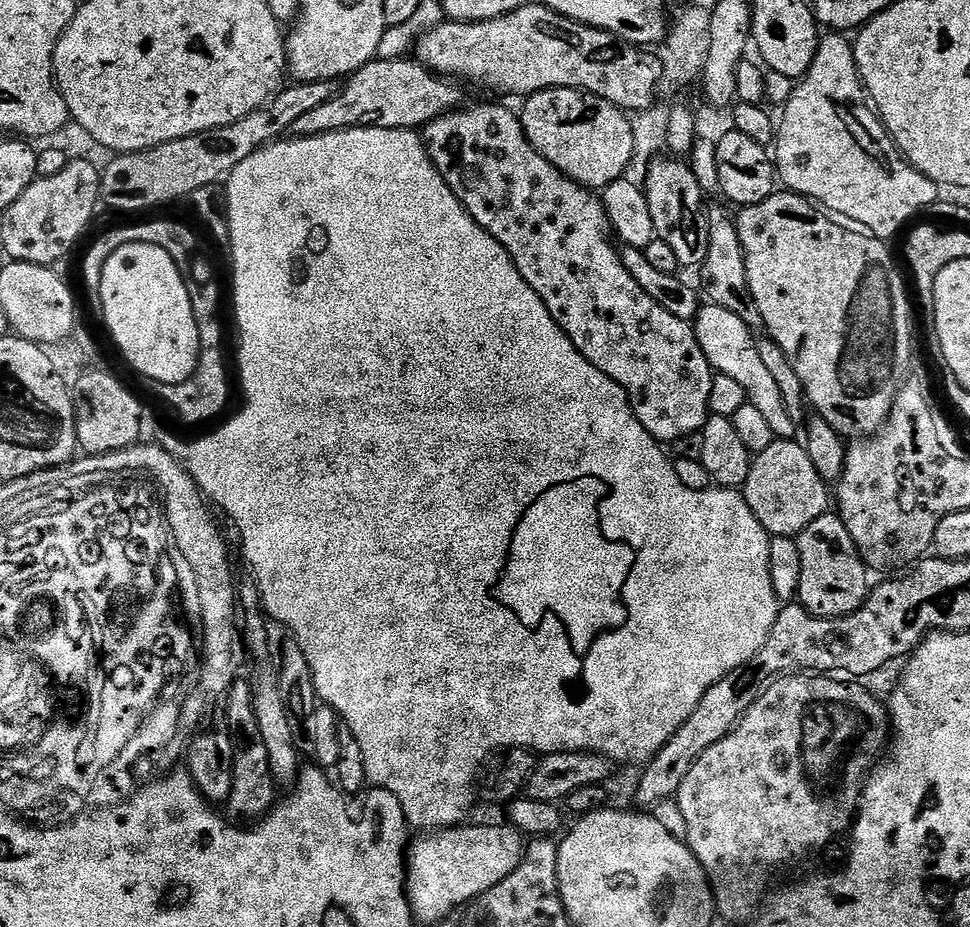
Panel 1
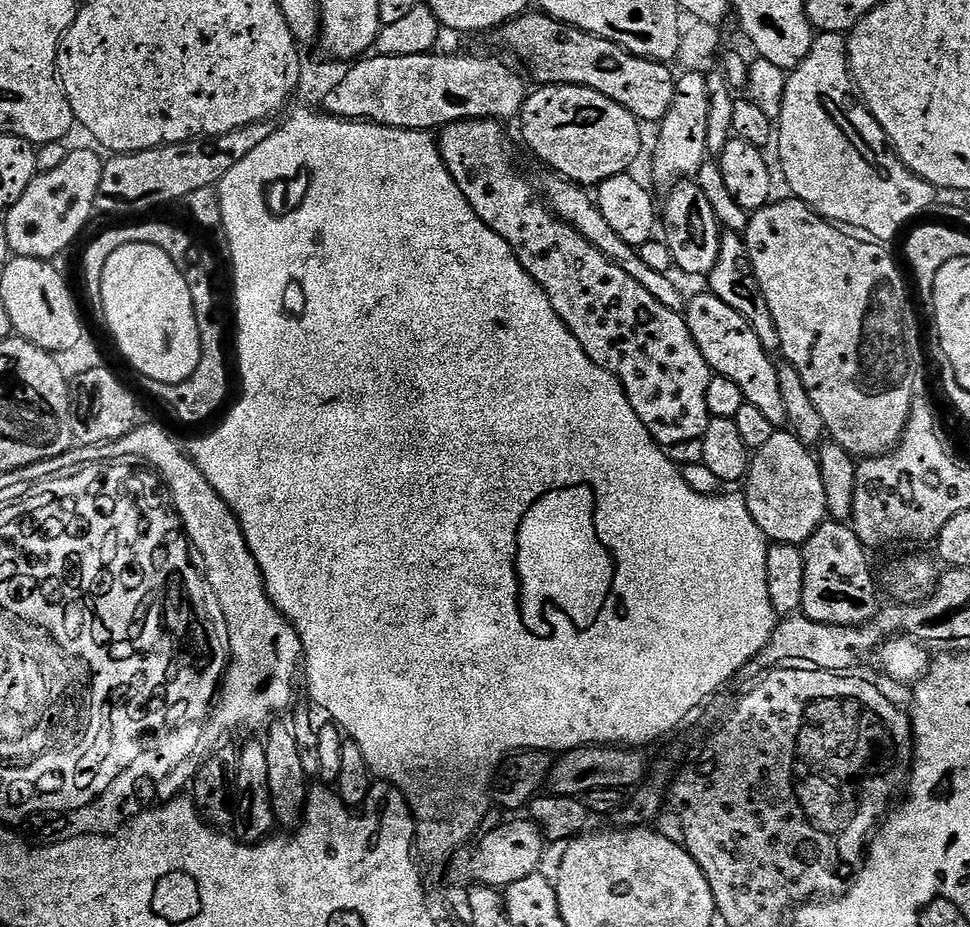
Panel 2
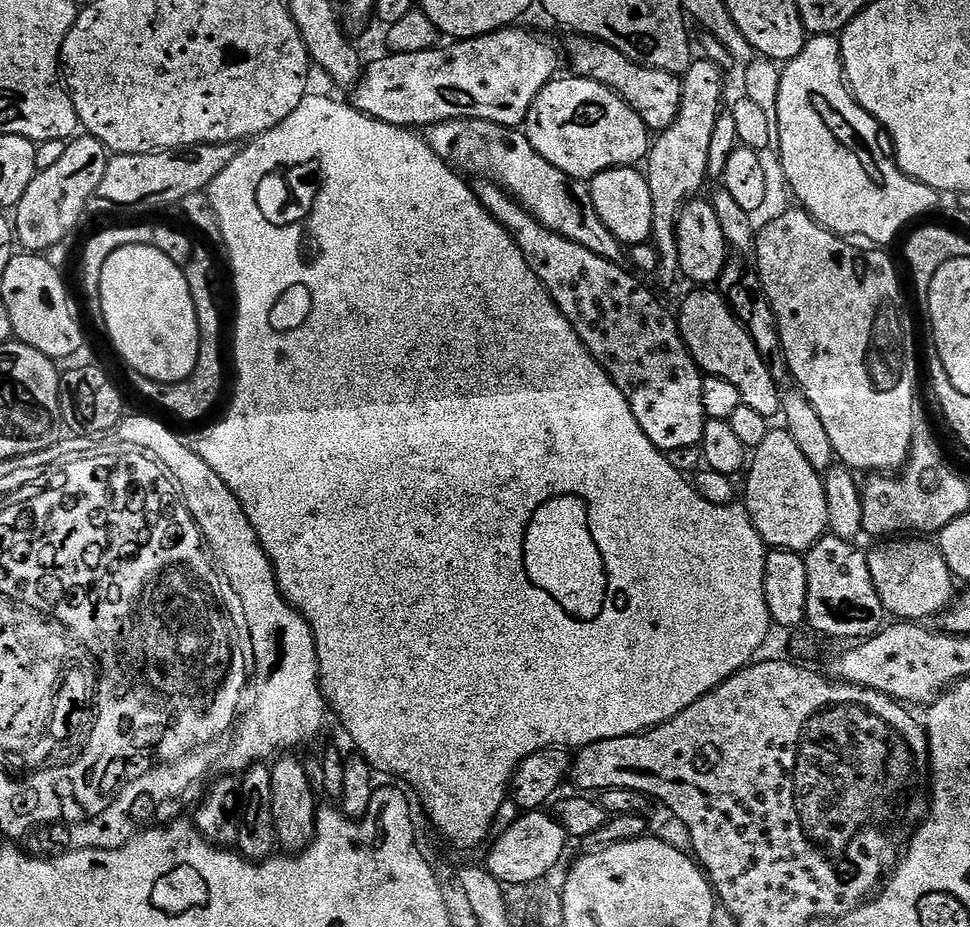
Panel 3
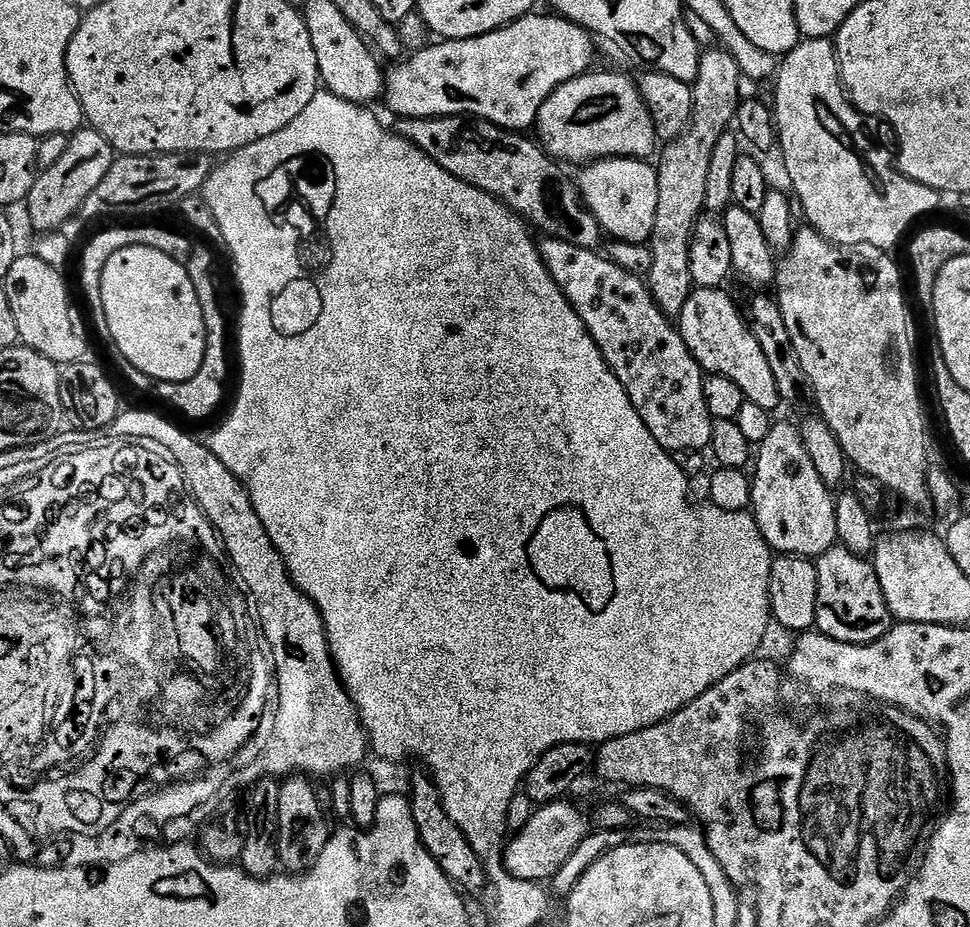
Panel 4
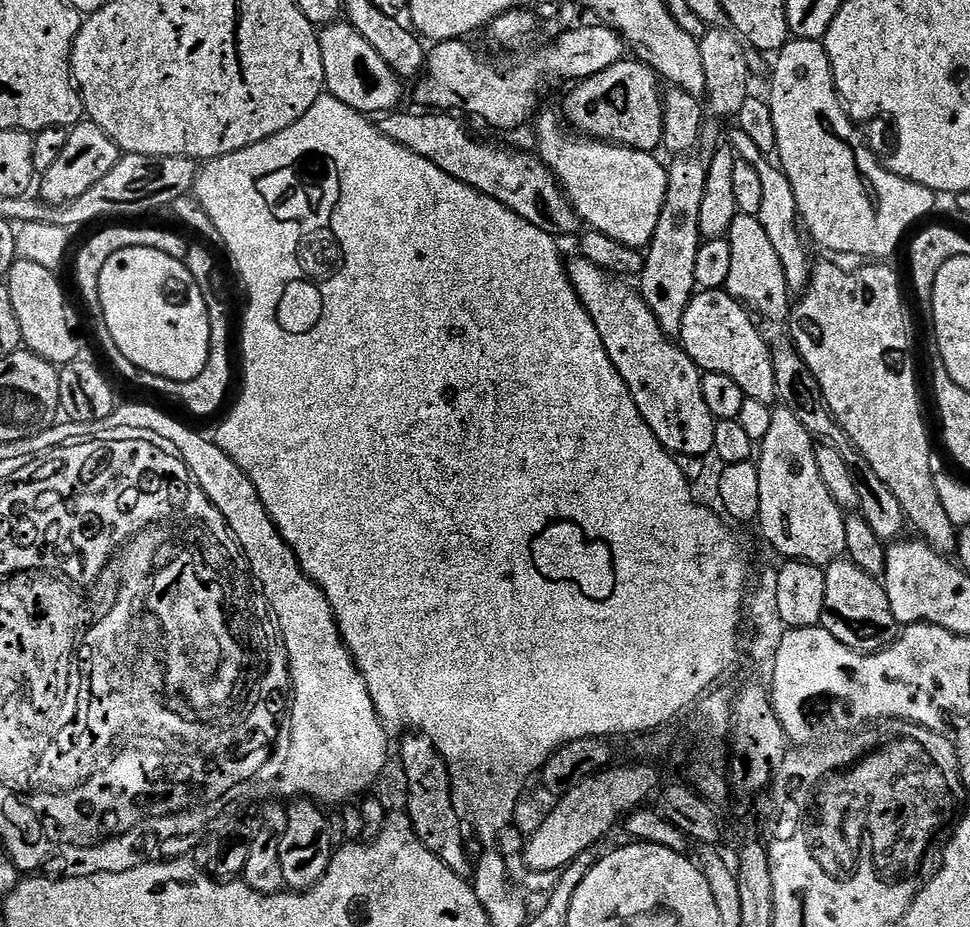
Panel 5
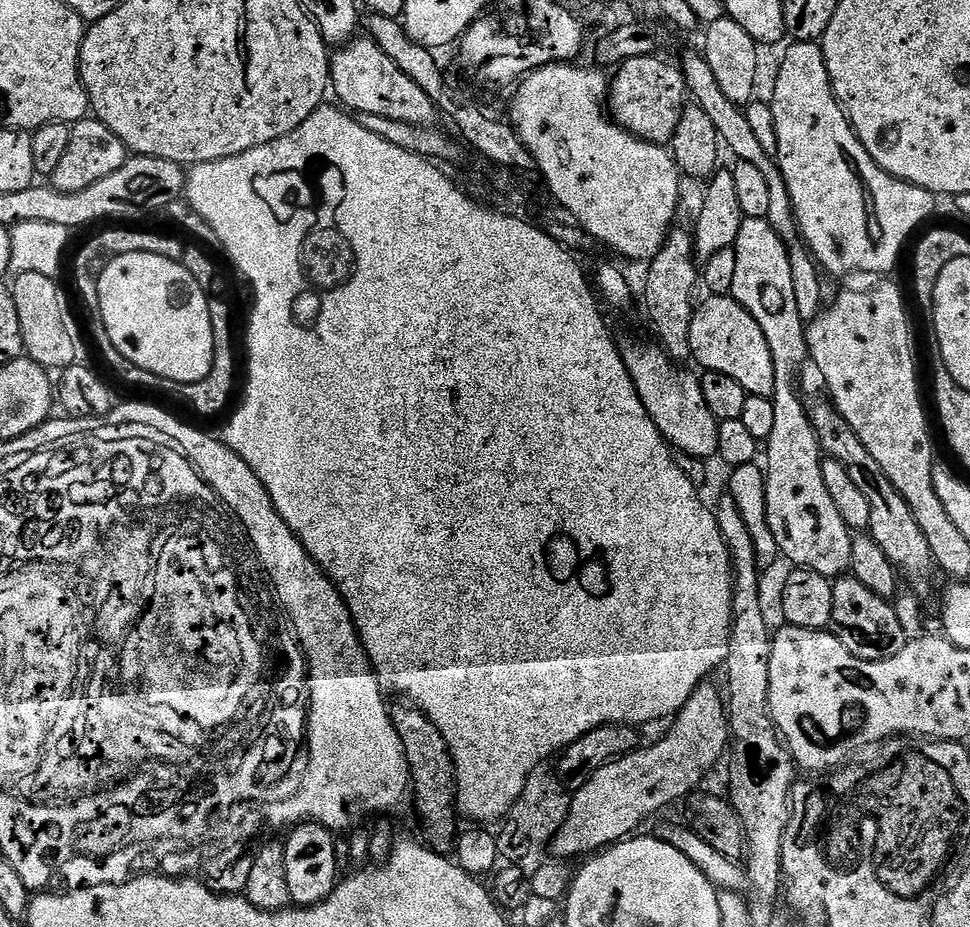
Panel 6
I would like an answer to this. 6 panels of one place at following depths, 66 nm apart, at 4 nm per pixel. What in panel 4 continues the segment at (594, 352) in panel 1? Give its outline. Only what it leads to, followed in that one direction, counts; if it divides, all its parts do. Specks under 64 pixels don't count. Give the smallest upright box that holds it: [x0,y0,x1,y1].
[538,238,714,454]

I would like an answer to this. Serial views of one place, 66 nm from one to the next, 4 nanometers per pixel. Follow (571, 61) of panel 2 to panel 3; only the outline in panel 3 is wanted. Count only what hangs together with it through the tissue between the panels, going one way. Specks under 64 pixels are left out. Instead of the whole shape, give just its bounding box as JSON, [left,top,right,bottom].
[568,38,682,134]

